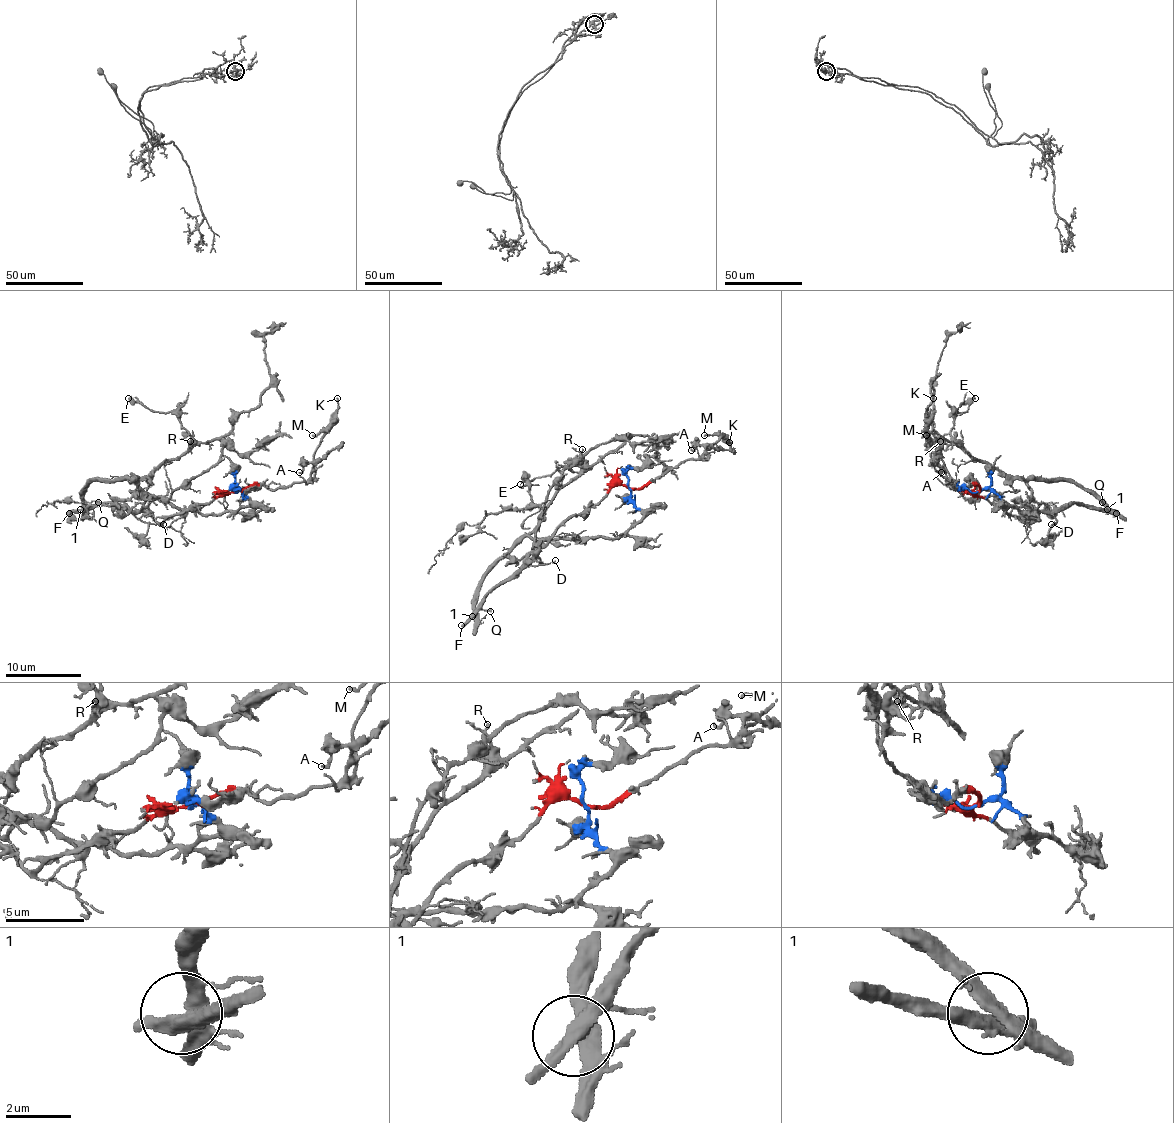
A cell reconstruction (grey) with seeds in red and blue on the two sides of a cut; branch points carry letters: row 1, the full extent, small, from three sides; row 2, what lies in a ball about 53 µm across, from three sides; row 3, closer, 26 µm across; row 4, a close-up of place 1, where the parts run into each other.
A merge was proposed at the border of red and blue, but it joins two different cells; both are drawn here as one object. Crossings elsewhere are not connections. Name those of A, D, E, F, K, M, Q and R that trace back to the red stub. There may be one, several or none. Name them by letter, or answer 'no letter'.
A, D, F, K, M

